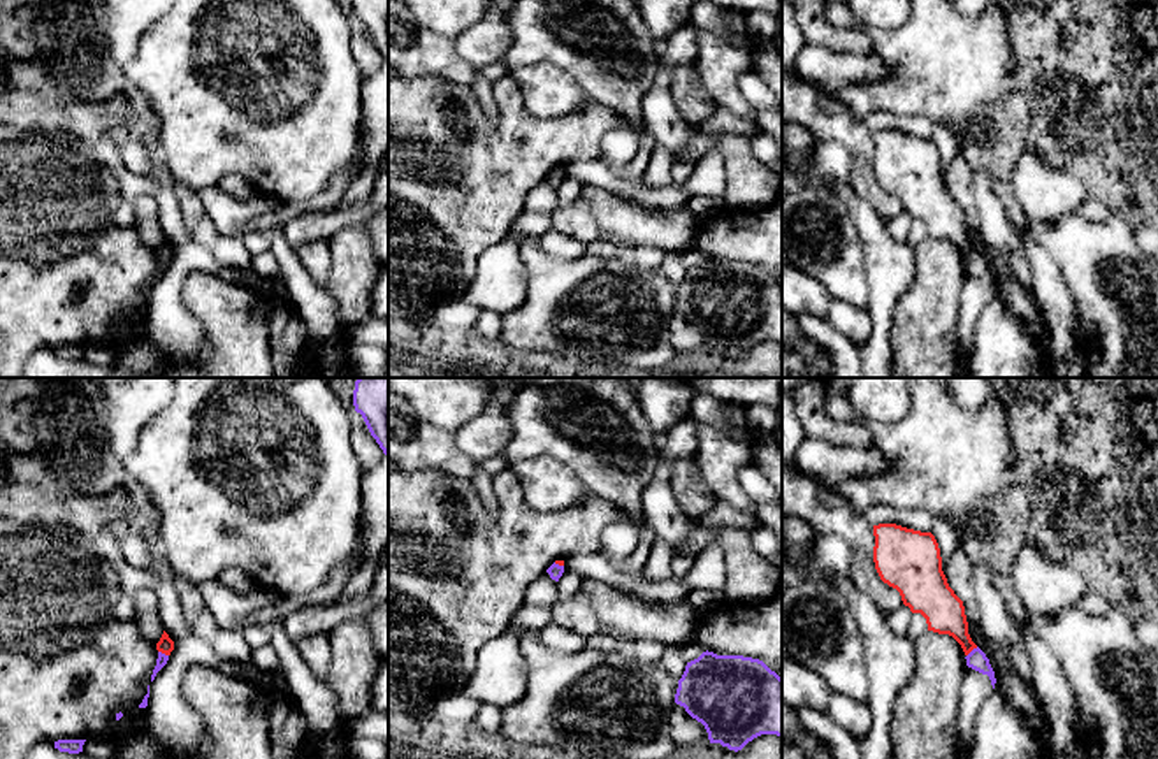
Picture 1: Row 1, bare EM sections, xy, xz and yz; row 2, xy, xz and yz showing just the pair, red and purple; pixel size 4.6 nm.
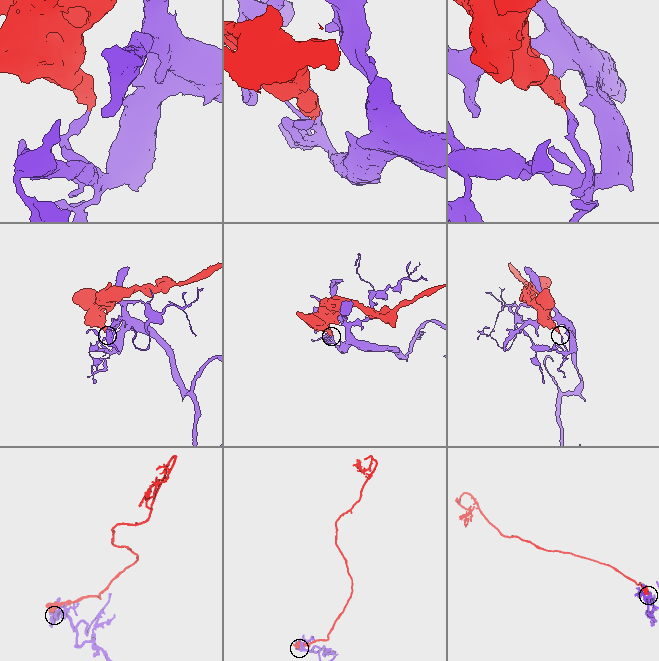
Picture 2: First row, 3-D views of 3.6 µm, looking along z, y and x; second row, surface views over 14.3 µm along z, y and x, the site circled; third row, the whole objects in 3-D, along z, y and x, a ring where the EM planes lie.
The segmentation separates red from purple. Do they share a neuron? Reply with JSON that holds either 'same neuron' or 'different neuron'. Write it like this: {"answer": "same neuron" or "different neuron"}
{"answer": "different neuron"}

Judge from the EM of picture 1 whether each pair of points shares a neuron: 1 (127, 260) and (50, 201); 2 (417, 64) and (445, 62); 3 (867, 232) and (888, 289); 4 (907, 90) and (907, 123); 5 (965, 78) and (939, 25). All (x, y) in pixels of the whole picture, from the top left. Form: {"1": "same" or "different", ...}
{"1": "same", "2": "same", "3": "same", "4": "different", "5": "same"}

